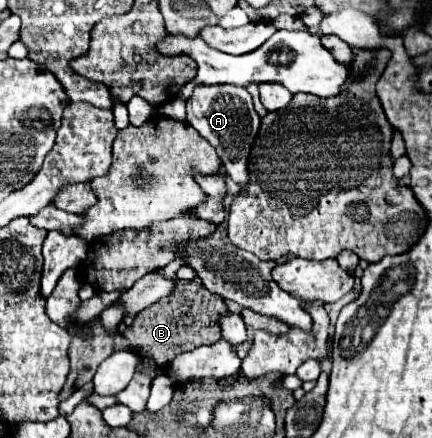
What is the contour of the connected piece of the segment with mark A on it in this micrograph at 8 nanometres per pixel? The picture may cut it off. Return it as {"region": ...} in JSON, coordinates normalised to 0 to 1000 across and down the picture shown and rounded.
{"region":[[[456,196],[433,228],[433,283],[442,283],[502,342],[521,397],[558,429],[572,429],[572,365],[600,279],[604,269],[586,247],[576,210],[553,196]]]}

